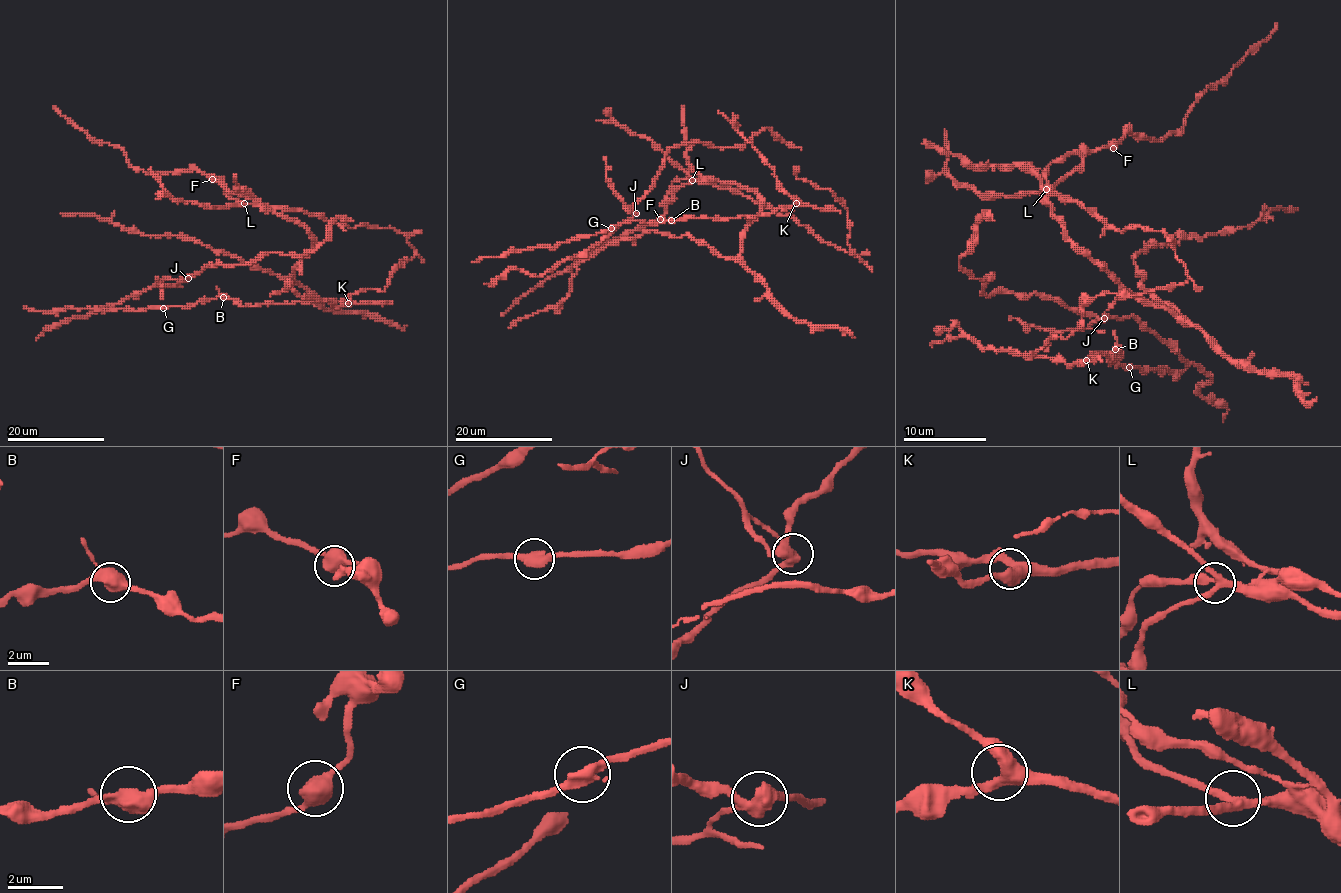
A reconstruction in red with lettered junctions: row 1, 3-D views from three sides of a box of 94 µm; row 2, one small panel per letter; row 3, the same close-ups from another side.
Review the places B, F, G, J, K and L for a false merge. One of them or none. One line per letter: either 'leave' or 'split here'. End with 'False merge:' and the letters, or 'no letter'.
B: leave
F: leave
G: leave
J: split here
K: leave
L: leave
False merge: J

